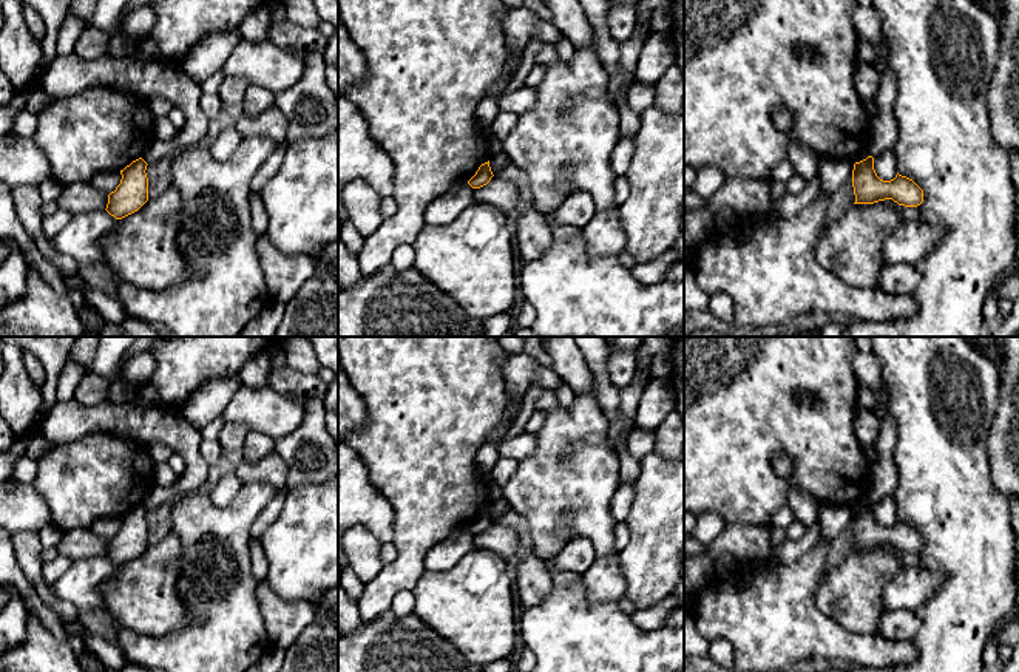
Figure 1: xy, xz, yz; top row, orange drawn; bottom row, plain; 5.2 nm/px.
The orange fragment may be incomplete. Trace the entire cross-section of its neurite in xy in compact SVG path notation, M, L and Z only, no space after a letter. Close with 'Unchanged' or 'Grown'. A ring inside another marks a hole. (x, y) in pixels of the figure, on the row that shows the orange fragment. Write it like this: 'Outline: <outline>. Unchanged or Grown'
Outline: M139 158L120 170L120 184L108 195L105 209L116 219L137 212L148 201L147 165L148 164Z. Unchanged

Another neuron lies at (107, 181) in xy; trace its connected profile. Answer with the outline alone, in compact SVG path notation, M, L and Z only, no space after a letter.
M110 170L96 175L90 182L100 192L111 193L120 184L122 175L119 170Z

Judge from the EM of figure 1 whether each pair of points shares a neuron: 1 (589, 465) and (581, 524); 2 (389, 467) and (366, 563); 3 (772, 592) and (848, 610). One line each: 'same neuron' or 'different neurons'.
1: same neuron
2: different neurons
3: different neurons

